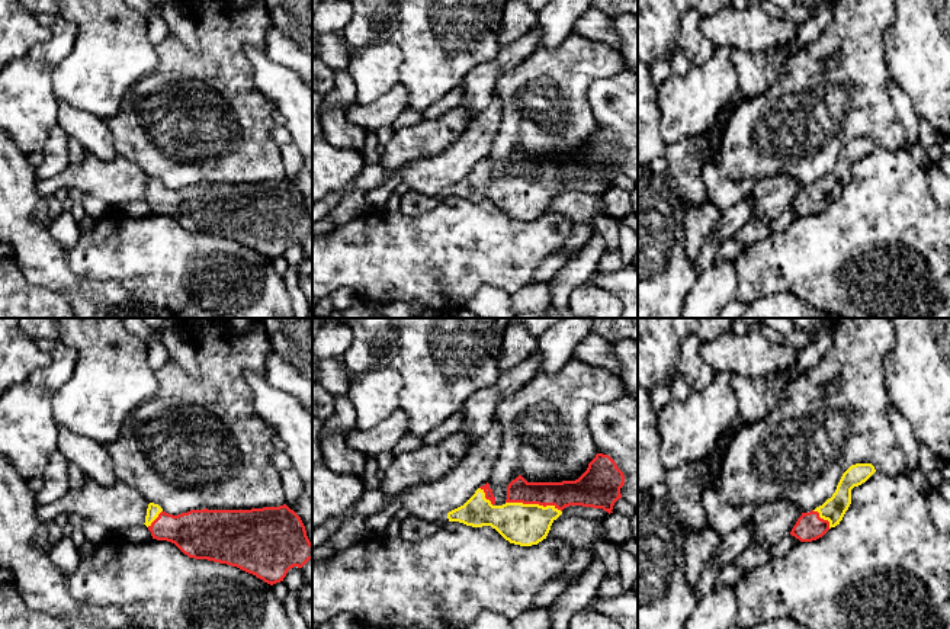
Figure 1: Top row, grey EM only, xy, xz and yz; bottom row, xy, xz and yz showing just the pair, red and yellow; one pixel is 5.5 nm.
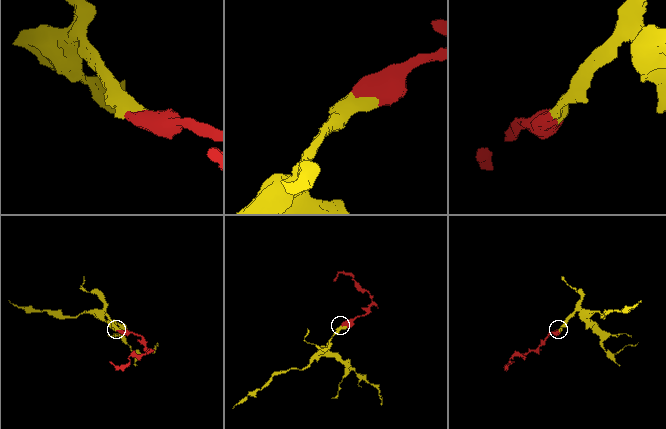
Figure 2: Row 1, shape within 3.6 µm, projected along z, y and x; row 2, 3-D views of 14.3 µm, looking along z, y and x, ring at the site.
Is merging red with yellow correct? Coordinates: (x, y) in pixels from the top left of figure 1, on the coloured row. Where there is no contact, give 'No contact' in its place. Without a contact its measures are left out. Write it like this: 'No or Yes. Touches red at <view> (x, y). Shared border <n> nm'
Yes. Touches red at xz (533, 503). Shared border 320 nm

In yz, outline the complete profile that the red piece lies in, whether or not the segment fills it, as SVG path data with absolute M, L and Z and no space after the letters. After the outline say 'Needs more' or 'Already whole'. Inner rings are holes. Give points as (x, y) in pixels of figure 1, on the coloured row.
M872 463L851 465L843 474L832 497L815 510L802 513L790 535L800 542L812 542L822 537L843 520L851 504L851 490L866 482L874 472L876 469Z. Needs more

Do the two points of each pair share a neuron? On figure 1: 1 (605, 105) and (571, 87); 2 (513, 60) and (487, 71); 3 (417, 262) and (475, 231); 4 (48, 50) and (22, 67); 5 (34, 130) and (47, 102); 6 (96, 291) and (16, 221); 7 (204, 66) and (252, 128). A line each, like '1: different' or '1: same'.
1: different
2: same
3: same
4: different
5: same
6: same
7: same

